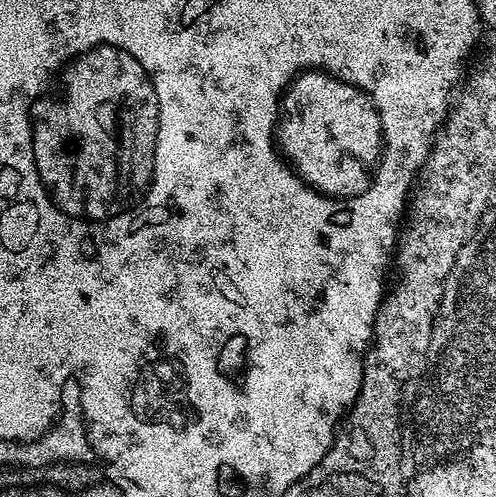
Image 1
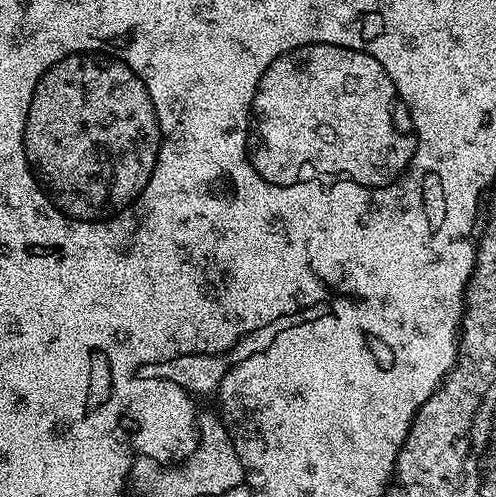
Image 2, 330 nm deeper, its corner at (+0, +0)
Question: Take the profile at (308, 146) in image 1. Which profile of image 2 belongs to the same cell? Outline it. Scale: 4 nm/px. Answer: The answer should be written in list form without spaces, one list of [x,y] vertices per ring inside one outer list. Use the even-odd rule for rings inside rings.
[[[307,44],[301,48],[295,48],[291,54],[279,56],[268,67],[266,86],[262,86],[254,94],[254,102],[248,121],[248,160],[254,166],[256,173],[271,184],[290,186],[317,178],[335,178],[349,180],[364,188],[382,188],[384,185],[392,183],[393,180],[400,179],[400,175],[404,173],[404,169],[412,161],[412,155],[415,152],[416,131],[412,129],[412,116],[402,102],[394,82],[390,82],[390,74],[386,74],[384,67],[365,52],[350,50],[346,46],[334,46],[333,44]]]

